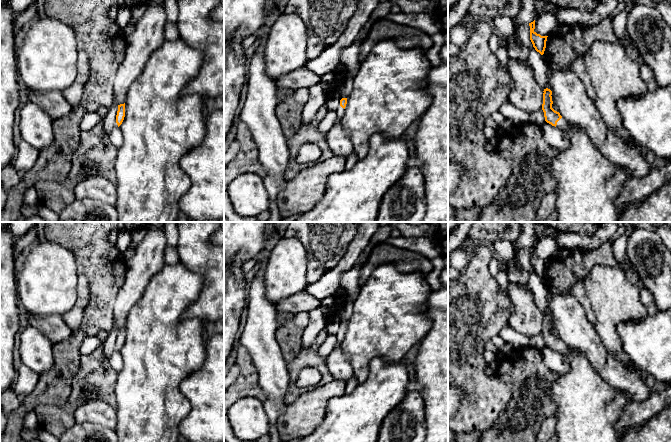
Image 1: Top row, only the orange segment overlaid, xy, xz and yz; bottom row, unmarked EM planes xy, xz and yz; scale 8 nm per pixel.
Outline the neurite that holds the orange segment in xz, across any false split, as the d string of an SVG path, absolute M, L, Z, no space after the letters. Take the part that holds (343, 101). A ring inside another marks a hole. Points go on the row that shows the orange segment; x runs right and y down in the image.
M342 98L340 100L340 106L336 110L337 118L336 118L336 122L335 123L338 123L339 121L342 120L344 112L345 112L346 104L347 104L347 98Z

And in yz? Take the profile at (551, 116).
M548 88L543 91L543 104L542 110L544 112L545 121L552 126L559 128L561 131L564 131L568 134L577 136L580 134L580 130L567 122L559 112L555 111L552 108L552 91Z

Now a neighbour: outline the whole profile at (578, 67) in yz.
M579 58L573 63L572 70L574 71L574 73L577 75L577 77L581 80L581 82L585 86L586 92L587 92L588 96L590 97L590 99L593 102L595 102L596 93L592 86L590 77L586 71L586 67L585 67L583 58Z

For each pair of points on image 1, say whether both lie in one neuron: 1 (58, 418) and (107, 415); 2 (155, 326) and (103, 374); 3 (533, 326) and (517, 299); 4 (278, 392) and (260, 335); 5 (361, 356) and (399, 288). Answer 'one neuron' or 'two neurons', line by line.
1: two neurons
2: two neurons
3: one neuron
4: one neuron
5: one neuron

